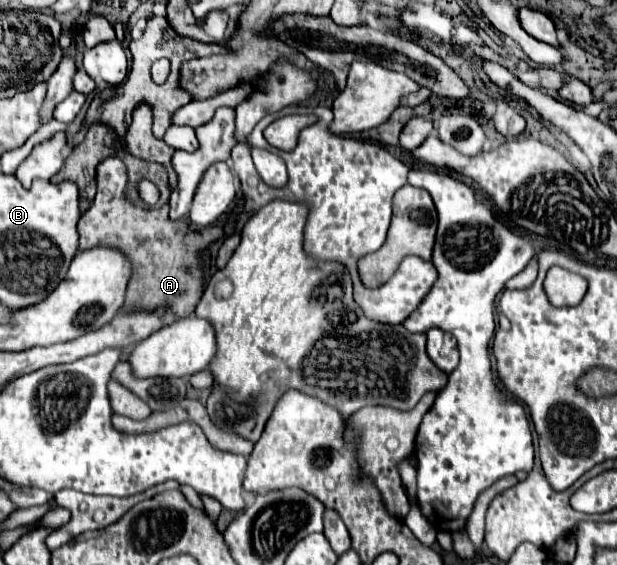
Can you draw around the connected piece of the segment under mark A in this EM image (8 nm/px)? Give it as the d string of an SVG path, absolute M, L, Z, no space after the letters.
M106 158L104 162L98 164L96 168L96 184L98 184L98 192L96 198L92 202L92 206L88 208L88 212L80 218L78 222L78 234L80 234L80 242L78 242L78 250L90 250L96 246L108 246L108 248L116 248L120 250L132 266L132 276L128 280L128 288L126 288L126 302L122 306L122 310L146 310L146 312L164 312L166 316L172 318L186 318L194 312L196 304L202 298L204 292L204 264L202 264L202 252L214 242L224 237L224 230L217 226L217 230L210 226L202 230L191 230L189 227L189 219L184 218L178 221L170 220L169 205L164 205L158 212L146 212L142 208L136 208L132 202L124 200L122 192L126 186L126 166L120 158Z

